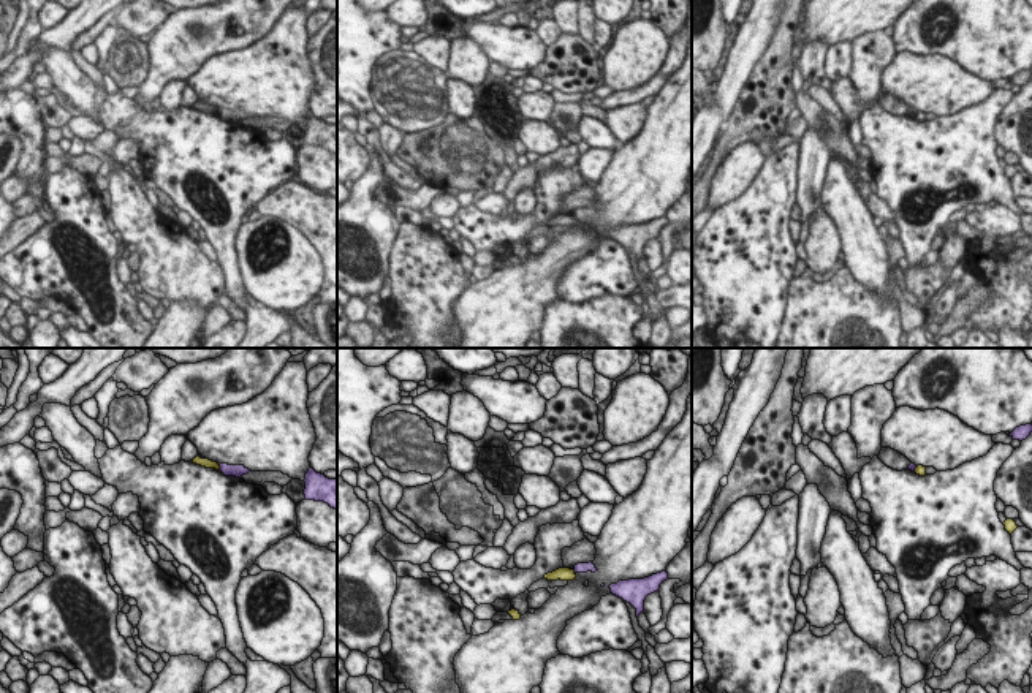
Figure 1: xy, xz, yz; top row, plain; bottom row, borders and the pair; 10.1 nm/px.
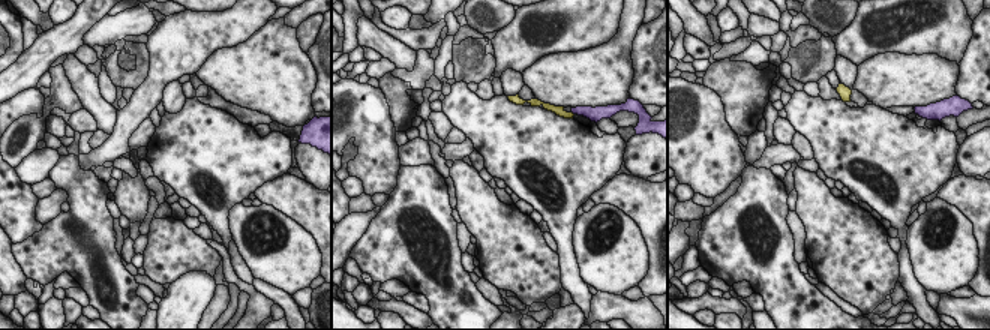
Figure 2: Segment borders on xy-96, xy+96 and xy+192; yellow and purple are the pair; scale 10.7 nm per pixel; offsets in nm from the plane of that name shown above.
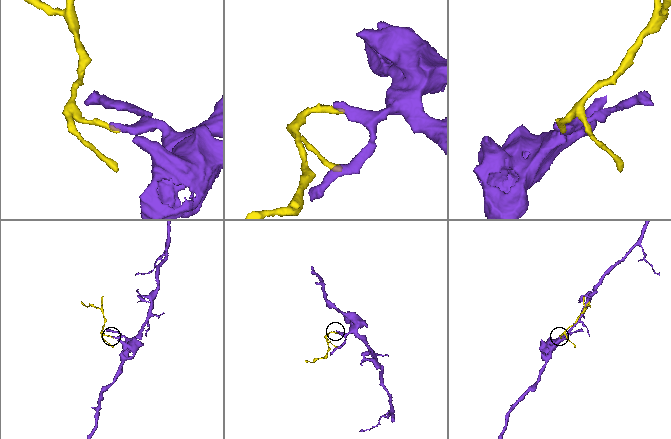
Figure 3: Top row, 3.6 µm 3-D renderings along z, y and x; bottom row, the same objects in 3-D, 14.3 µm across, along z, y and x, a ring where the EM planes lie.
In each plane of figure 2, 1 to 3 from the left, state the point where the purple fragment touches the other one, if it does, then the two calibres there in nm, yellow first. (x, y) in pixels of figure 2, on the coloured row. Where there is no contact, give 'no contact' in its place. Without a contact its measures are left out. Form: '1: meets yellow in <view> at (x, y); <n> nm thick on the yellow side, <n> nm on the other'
1: no contact
2: no contact
3: no contact

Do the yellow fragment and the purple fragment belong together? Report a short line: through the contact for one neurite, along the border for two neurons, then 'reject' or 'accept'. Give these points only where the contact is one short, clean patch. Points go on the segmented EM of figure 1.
line xy (219, 465), (220, 470); reject

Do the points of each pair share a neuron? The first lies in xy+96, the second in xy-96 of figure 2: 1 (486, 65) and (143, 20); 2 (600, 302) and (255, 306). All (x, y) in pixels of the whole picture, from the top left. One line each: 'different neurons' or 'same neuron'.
1: different neurons
2: same neuron

